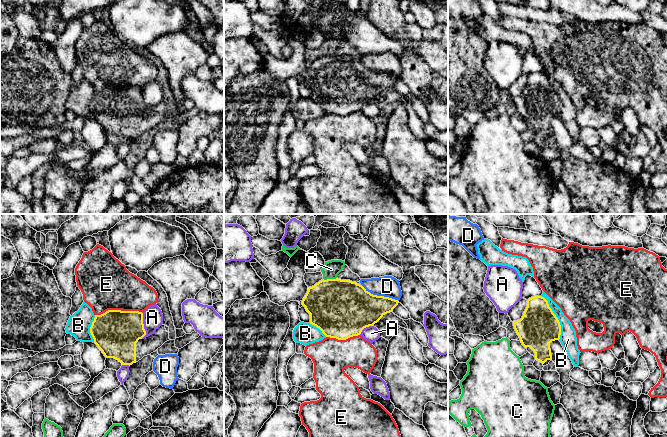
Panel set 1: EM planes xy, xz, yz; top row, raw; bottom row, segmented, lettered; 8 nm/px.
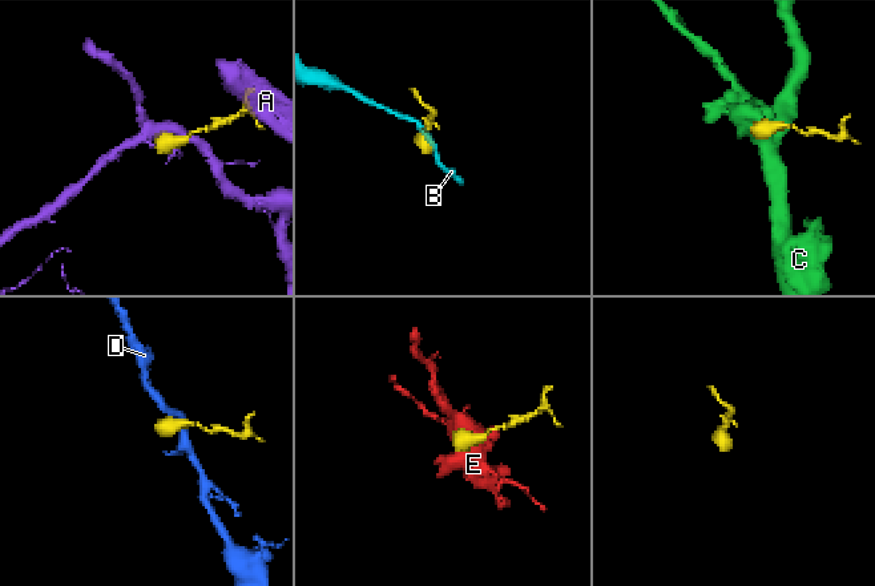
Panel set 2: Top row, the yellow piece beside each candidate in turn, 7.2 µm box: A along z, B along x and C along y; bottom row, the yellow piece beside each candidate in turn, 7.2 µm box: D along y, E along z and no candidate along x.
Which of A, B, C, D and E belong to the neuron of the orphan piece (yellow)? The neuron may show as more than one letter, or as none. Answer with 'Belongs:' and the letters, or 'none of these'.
Belongs: none of these

